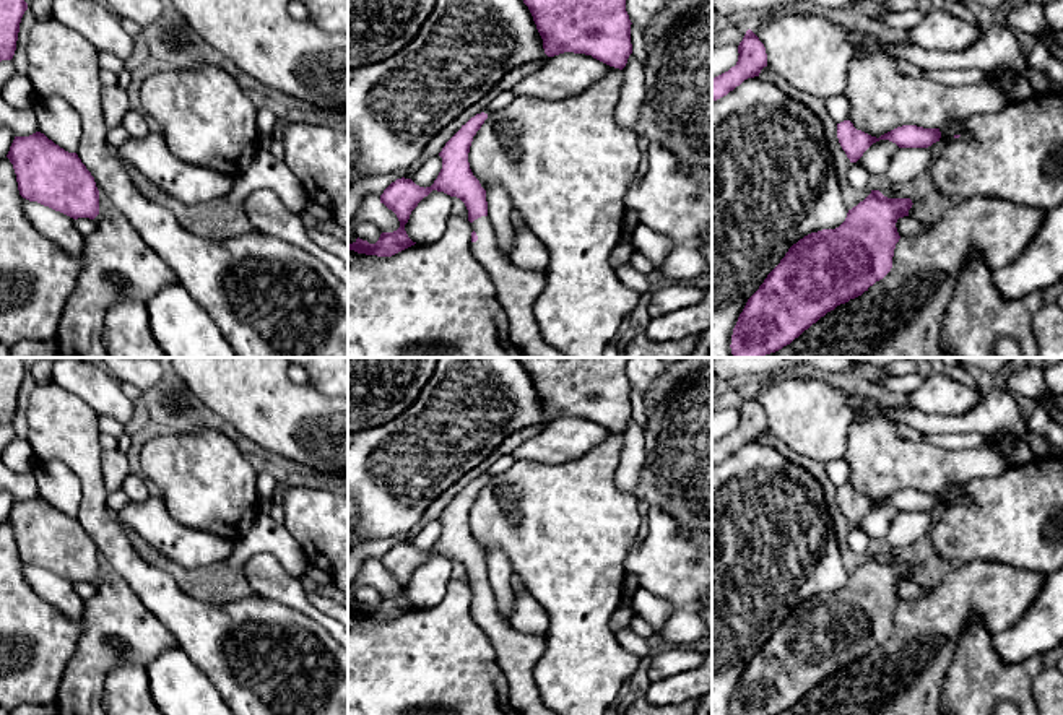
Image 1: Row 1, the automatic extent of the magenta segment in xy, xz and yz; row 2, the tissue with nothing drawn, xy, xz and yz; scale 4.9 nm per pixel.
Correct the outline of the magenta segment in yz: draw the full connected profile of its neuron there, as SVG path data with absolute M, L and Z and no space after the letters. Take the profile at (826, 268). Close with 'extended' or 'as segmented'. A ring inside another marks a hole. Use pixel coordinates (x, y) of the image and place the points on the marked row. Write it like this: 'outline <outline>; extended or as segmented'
outline M871 190L839 228L811 232L793 244L740 314L730 344L733 358L764 358L782 349L827 312L883 280L900 239L896 223L909 216L912 205L910 198L887 198Z; as segmented

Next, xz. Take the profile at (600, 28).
outline M523 0L548 57L585 54L623 70L632 54L626 0Z; as segmented

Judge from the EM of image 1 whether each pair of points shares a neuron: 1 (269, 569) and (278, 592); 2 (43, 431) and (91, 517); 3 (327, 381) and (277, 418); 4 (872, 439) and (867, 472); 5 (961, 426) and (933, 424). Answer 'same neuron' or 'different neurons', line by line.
1: same neuron
2: same neuron
3: different neurons
4: same neuron
5: same neuron

